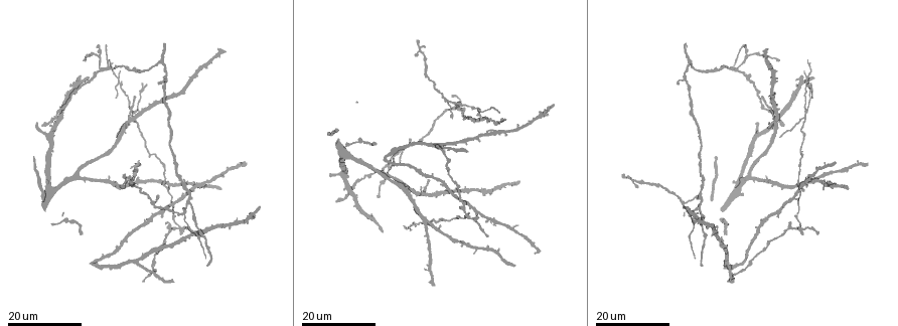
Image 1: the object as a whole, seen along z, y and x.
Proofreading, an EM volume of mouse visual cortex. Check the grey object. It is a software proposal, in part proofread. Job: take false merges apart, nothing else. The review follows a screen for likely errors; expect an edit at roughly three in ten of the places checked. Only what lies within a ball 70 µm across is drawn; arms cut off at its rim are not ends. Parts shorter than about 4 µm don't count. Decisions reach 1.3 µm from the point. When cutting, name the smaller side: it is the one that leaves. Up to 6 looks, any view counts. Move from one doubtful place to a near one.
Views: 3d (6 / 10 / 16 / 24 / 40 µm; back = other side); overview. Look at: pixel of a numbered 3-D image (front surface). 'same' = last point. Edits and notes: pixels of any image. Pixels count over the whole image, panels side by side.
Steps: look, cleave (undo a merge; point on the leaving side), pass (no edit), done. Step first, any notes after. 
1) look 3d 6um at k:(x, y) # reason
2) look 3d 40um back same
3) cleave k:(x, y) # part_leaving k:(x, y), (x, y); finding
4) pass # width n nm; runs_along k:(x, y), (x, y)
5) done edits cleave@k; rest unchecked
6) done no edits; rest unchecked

look 3d 24um at 1:(728, 262)

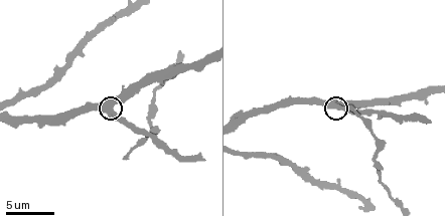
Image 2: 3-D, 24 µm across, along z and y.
look 3d 10um at 2:(333, 104)

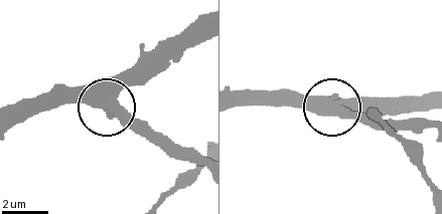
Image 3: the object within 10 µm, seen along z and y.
pass # side_arm 12 um; runs_along 3:(200, 19), (112, 103), (152, 144); all the same neuron

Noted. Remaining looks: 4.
look 3d 16um at 1:(478, 108) # four or more arms meet

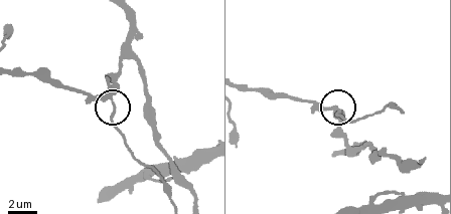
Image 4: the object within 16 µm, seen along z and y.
look 3d 6um at 4:(108, 98)

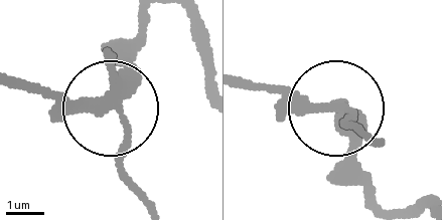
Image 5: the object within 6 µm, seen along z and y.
look 3d 6um back at 5:(332, 107)

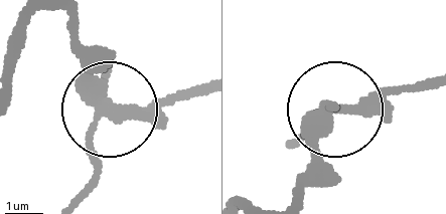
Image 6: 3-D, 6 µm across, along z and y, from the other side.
cleave 6:(101, 167) # part_leaving 6:(99, 115), (89, 150), (99, 179), (89, 198); two neurons meet here

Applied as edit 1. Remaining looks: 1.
done edits cleave@6; rest unchecked

